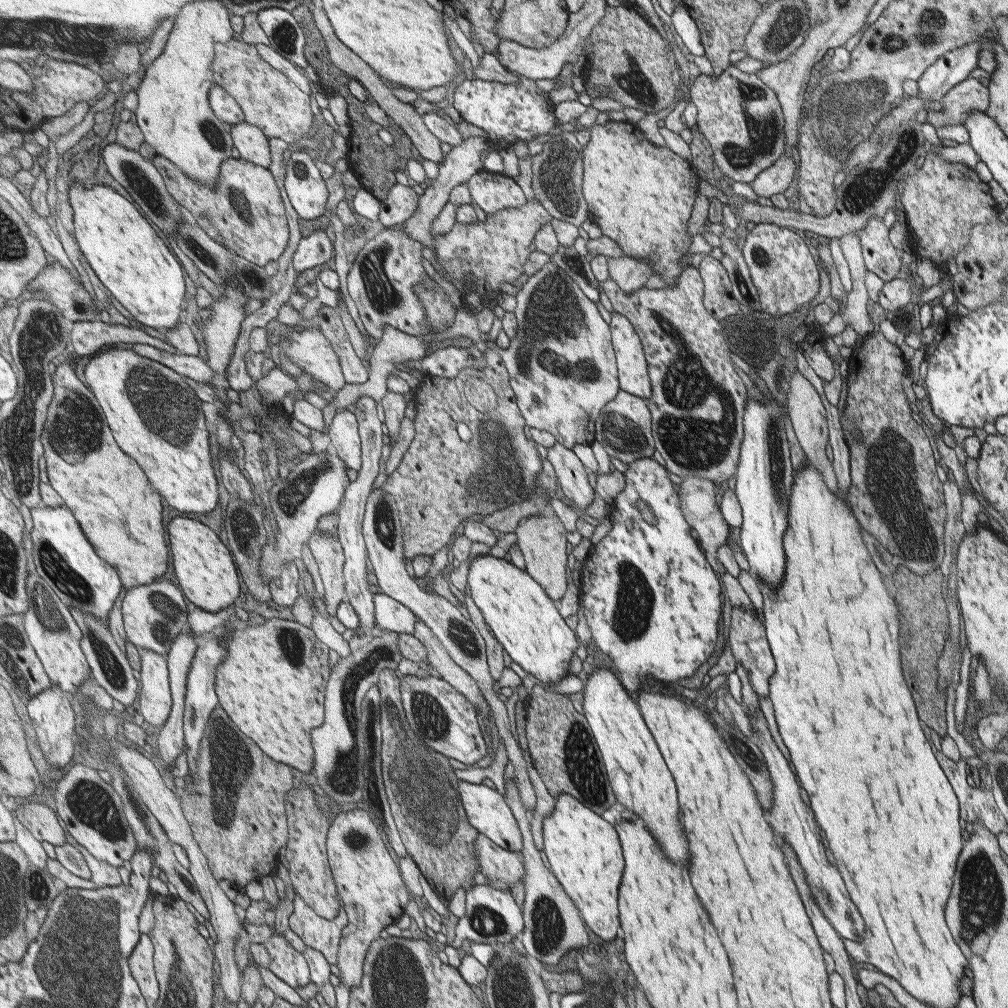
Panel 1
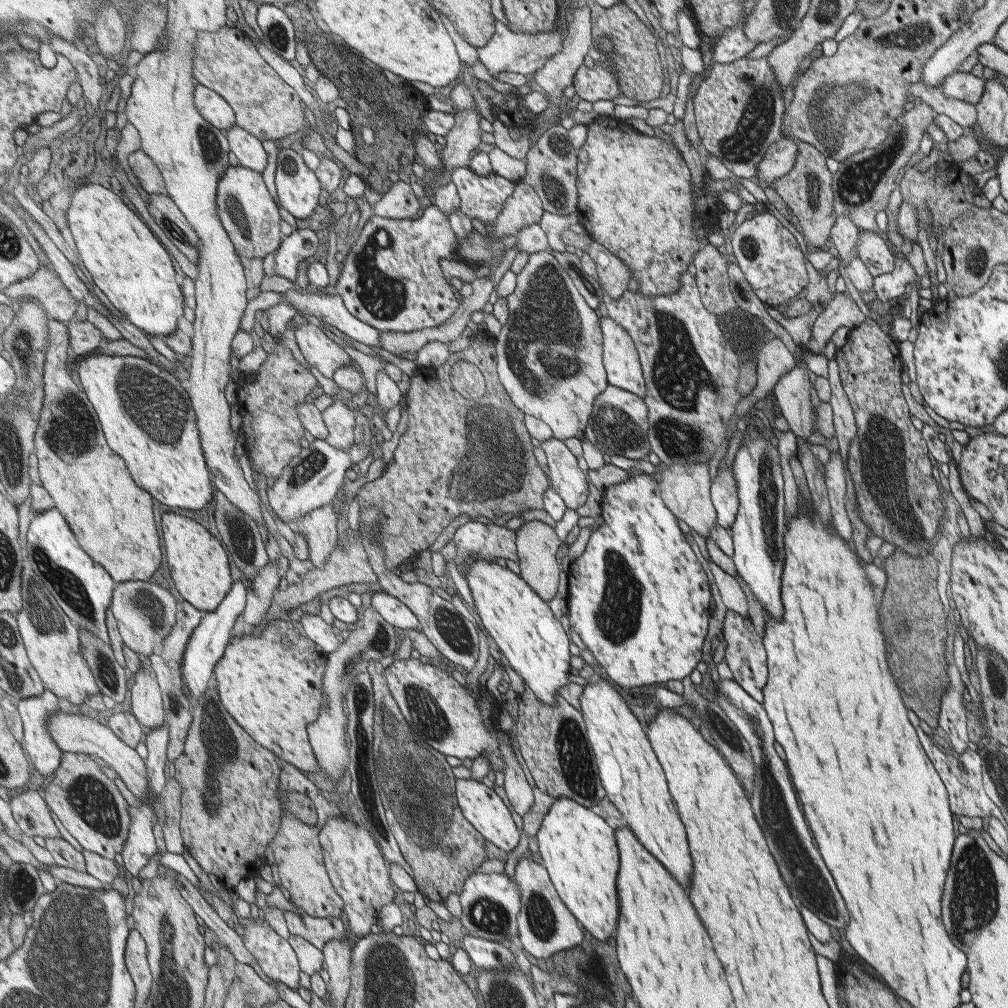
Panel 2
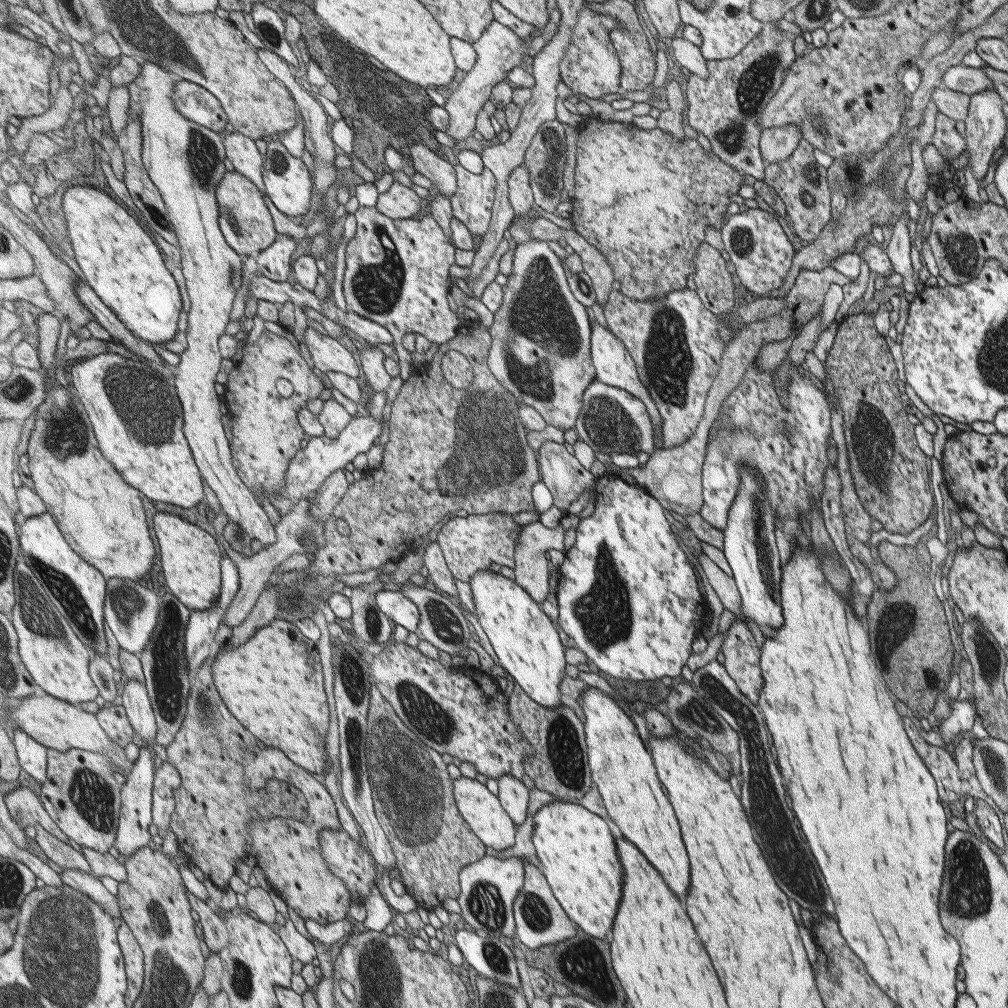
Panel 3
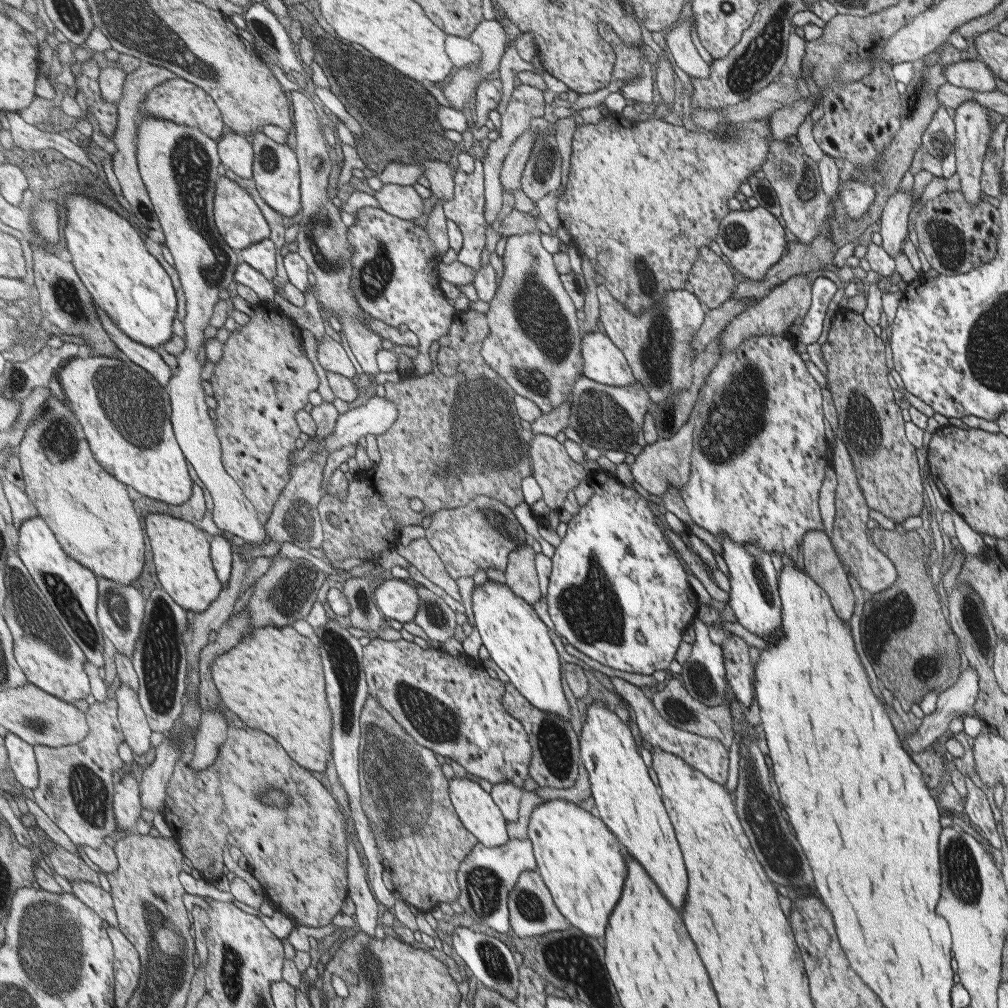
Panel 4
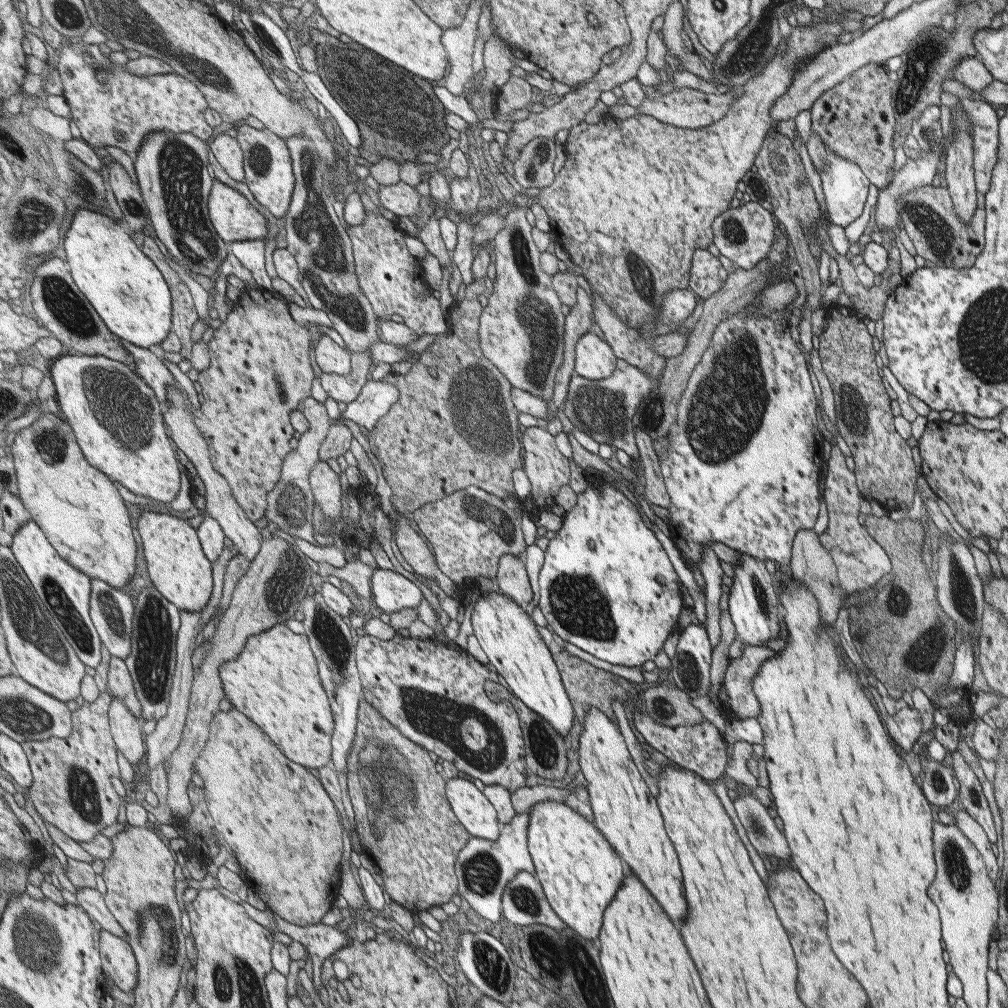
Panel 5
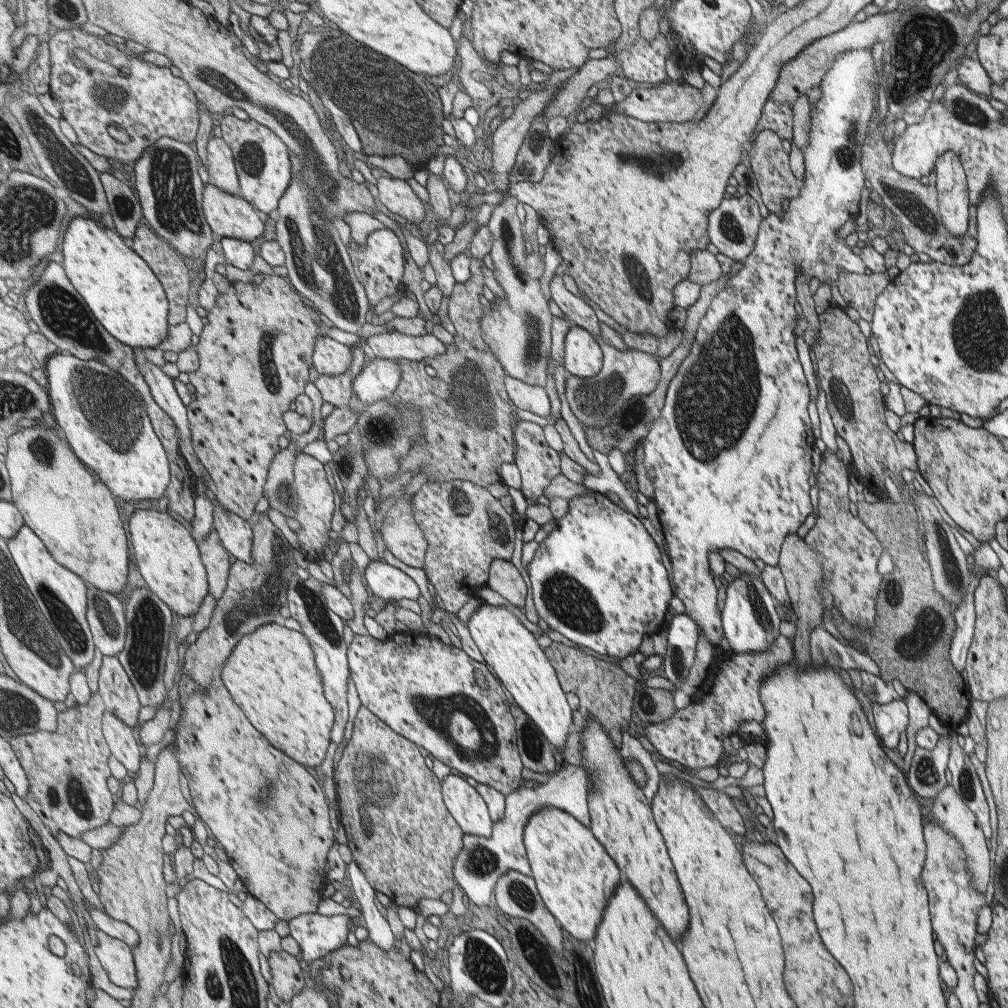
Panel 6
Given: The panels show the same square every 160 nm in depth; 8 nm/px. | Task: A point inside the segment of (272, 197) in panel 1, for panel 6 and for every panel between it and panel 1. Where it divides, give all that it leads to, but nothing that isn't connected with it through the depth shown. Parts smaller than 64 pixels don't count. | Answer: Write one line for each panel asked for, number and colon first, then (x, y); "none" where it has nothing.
2: (251, 217)
3: (245, 218)
4: (240, 220)
5: (236, 219)
6: (230, 216)

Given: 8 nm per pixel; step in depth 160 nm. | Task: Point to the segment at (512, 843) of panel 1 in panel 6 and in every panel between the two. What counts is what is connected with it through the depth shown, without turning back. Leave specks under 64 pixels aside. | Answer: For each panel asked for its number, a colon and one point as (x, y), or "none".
2: (484, 808)
3: (484, 811)
4: (479, 812)
5: (473, 807)
6: (465, 802)

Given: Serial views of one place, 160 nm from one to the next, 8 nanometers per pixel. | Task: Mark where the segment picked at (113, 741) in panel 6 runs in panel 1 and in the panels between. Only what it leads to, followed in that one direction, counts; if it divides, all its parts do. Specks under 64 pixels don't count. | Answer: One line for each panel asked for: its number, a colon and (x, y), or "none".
1: (156, 702)
2: (147, 704)
3: (136, 699)
4: (137, 729)
5: (127, 728)

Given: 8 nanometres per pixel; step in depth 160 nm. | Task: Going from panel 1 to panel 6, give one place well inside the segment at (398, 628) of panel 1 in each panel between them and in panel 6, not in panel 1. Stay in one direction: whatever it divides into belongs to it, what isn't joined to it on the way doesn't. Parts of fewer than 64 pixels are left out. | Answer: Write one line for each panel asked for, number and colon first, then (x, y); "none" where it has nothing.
2: (395, 611)
3: (394, 603)
4: (399, 599)
5: (393, 592)
6: (387, 582)

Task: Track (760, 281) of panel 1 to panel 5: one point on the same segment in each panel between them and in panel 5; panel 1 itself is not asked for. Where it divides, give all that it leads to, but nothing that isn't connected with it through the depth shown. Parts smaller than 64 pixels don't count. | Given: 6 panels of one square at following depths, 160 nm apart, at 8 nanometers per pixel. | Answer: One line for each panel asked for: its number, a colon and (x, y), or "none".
2: (766, 253)
3: (761, 255)
4: (752, 240)
5: (744, 234)

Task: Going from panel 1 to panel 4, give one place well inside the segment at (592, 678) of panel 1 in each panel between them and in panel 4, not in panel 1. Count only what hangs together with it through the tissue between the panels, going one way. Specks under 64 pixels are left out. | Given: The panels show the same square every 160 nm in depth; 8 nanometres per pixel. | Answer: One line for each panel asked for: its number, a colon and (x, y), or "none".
2: (633, 782)
3: (622, 770)
4: (624, 798)

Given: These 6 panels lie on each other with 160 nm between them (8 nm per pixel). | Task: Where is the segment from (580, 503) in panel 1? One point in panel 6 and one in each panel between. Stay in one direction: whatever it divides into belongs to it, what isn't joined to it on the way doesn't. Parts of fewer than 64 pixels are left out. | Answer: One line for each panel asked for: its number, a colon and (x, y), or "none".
2: (566, 478)
3: (560, 471)
4: (557, 474)
5: (547, 468)
6: (539, 464)

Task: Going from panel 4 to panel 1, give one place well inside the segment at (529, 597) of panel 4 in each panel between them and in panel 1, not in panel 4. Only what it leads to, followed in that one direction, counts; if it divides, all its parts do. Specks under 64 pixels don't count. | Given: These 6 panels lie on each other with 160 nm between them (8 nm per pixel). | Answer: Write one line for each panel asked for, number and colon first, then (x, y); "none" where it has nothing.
1: (542, 541)
2: (538, 544)
3: (532, 571)

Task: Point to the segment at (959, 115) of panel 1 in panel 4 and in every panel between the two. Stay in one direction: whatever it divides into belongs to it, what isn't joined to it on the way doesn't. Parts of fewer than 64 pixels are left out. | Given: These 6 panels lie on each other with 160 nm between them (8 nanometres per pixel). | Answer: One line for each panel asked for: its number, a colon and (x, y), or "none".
2: (960, 85)
3: (959, 78)
4: (973, 75)

